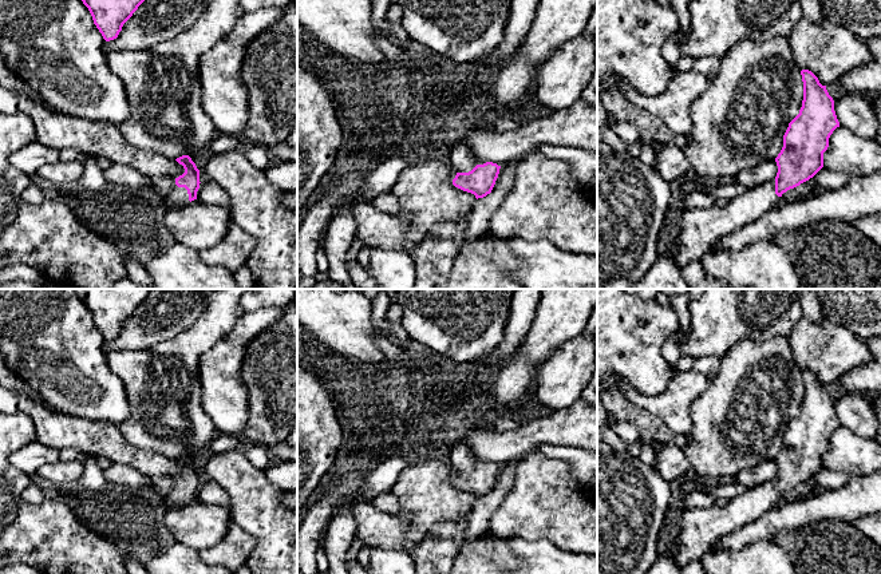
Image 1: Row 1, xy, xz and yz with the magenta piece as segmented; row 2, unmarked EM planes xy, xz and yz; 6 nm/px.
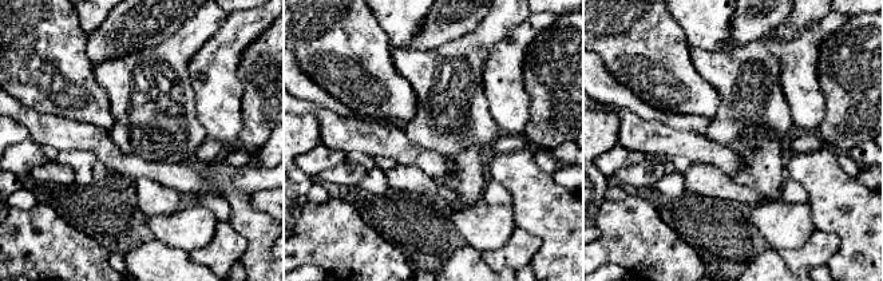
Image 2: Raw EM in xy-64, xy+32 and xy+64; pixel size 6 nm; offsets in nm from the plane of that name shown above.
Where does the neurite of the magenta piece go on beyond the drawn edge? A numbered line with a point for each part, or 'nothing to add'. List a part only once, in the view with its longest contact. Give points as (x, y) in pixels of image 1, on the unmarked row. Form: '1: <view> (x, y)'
1: xy (172, 495)

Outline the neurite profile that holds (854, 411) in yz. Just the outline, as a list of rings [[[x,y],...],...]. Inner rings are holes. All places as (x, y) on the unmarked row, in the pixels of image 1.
[[[842,393],[834,401],[834,411],[839,425],[866,439],[877,439],[878,420],[866,396],[861,393]]]

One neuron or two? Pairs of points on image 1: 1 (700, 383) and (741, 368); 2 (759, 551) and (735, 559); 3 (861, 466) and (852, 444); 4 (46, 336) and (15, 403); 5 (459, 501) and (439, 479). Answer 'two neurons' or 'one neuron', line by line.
1: two neurons
2: one neuron
3: one neuron
4: two neurons
5: one neuron

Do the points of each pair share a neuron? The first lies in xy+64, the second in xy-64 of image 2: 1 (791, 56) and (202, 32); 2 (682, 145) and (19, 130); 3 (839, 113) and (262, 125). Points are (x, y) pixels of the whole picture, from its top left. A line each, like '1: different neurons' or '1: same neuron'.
1: different neurons
2: different neurons
3: same neuron

